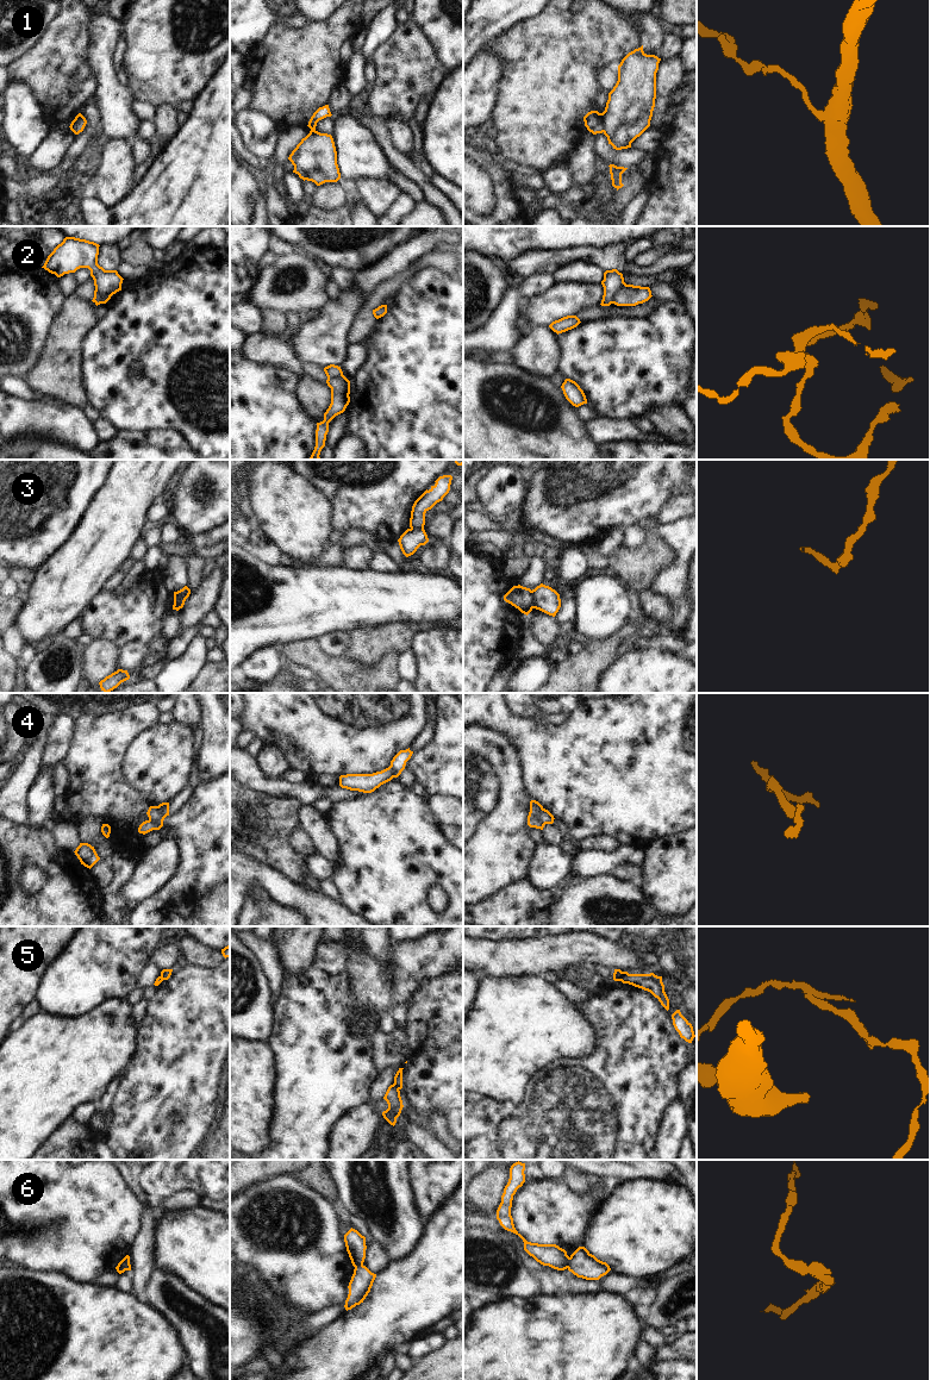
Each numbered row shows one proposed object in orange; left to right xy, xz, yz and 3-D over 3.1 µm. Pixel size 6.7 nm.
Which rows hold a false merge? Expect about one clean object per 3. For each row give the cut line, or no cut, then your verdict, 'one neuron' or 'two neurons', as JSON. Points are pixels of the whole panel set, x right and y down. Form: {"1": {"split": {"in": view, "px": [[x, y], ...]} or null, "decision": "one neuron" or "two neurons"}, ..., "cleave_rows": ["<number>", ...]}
{"1": {"split": {"in": "yz", "px": [[599, 113], [604, 131]]}, "decision": "two neurons"}, "2": {"split": {"in": "xy", "px": [[111, 294], [99, 297], [95, 304]]}, "decision": "two neurons"}, "3": {"split": {"in": "xy", "px": [[187, 593], [178, 599], [179, 609]]}, "decision": "two neurons"}, "4": {"split": {"in": "yz", "px": [[542, 809], [540, 819], [544, 824]]}, "decision": "two neurons"}, "5": {"split": {"in": "yz", "px": [[625, 972], [619, 980]]}, "decision": "two neurons"}, "6": {"split": {"in": "yz", "px": [[569, 1257], [567, 1267]]}, "decision": "two neurons"}, "cleave_rows": ["1", "2", "3", "4", "5", "6"]}

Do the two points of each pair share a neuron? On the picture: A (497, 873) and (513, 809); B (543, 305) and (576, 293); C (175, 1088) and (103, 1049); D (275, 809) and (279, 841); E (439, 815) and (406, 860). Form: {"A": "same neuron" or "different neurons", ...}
{"A": "same neuron", "B": "same neuron", "C": "different neurons", "D": "same neuron", "E": "different neurons"}

